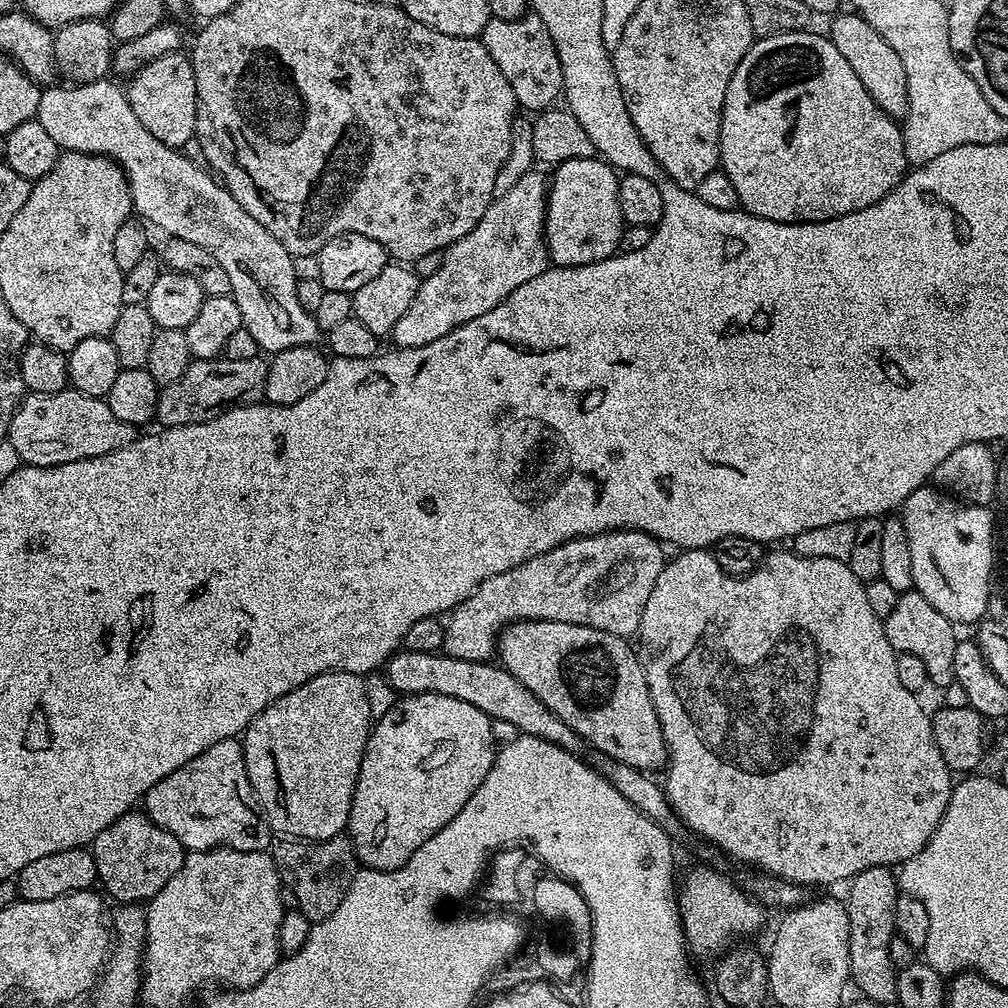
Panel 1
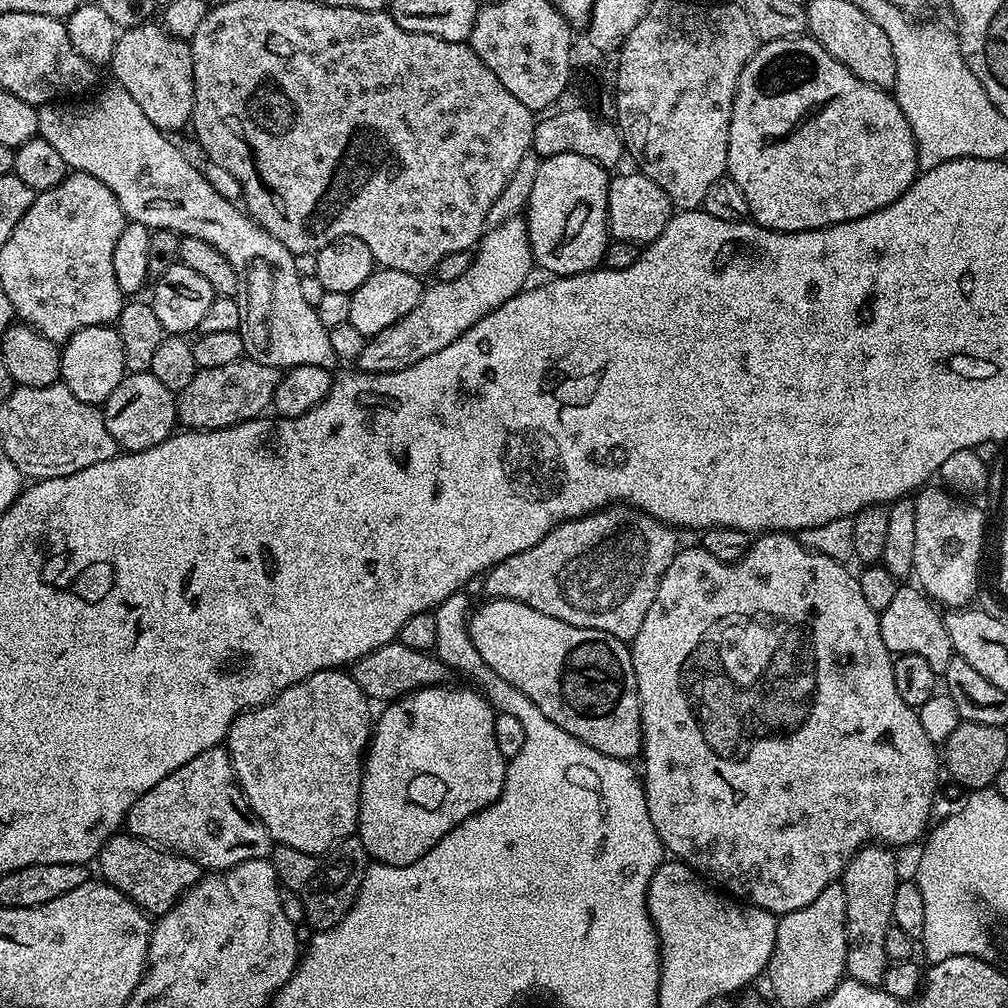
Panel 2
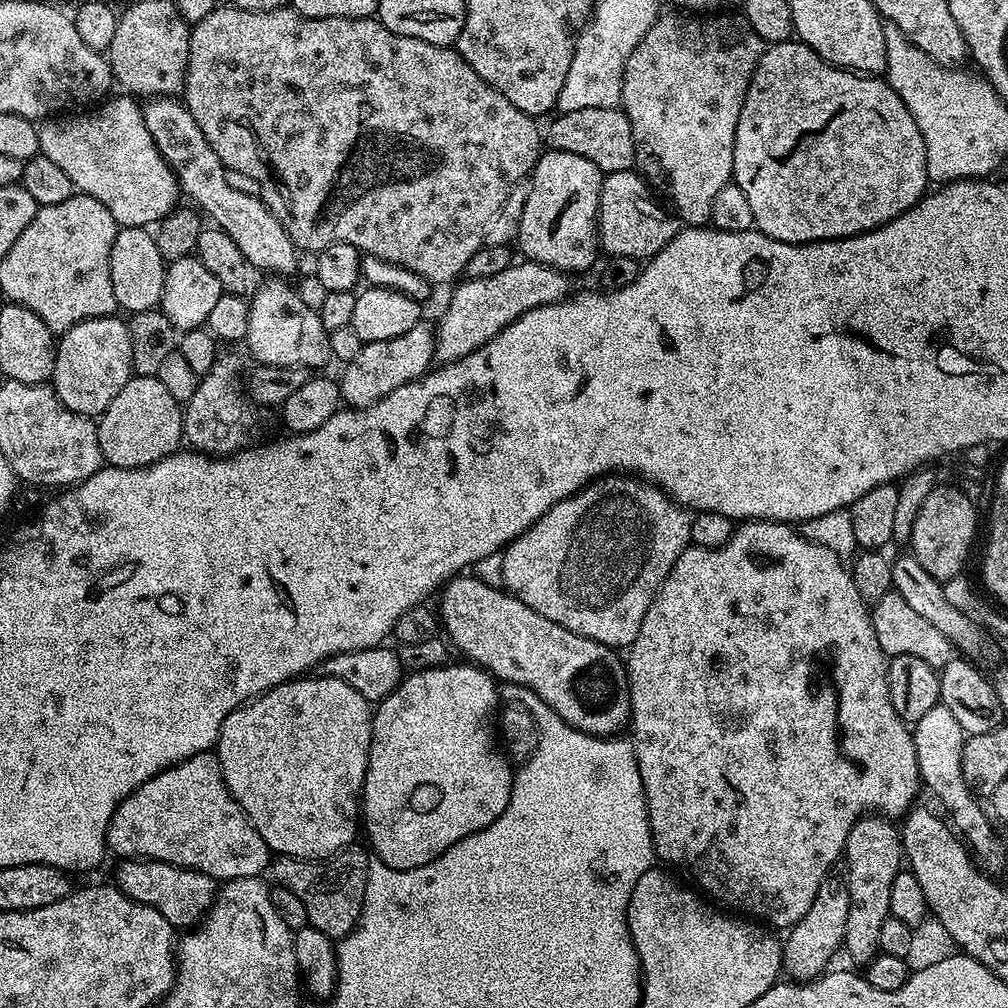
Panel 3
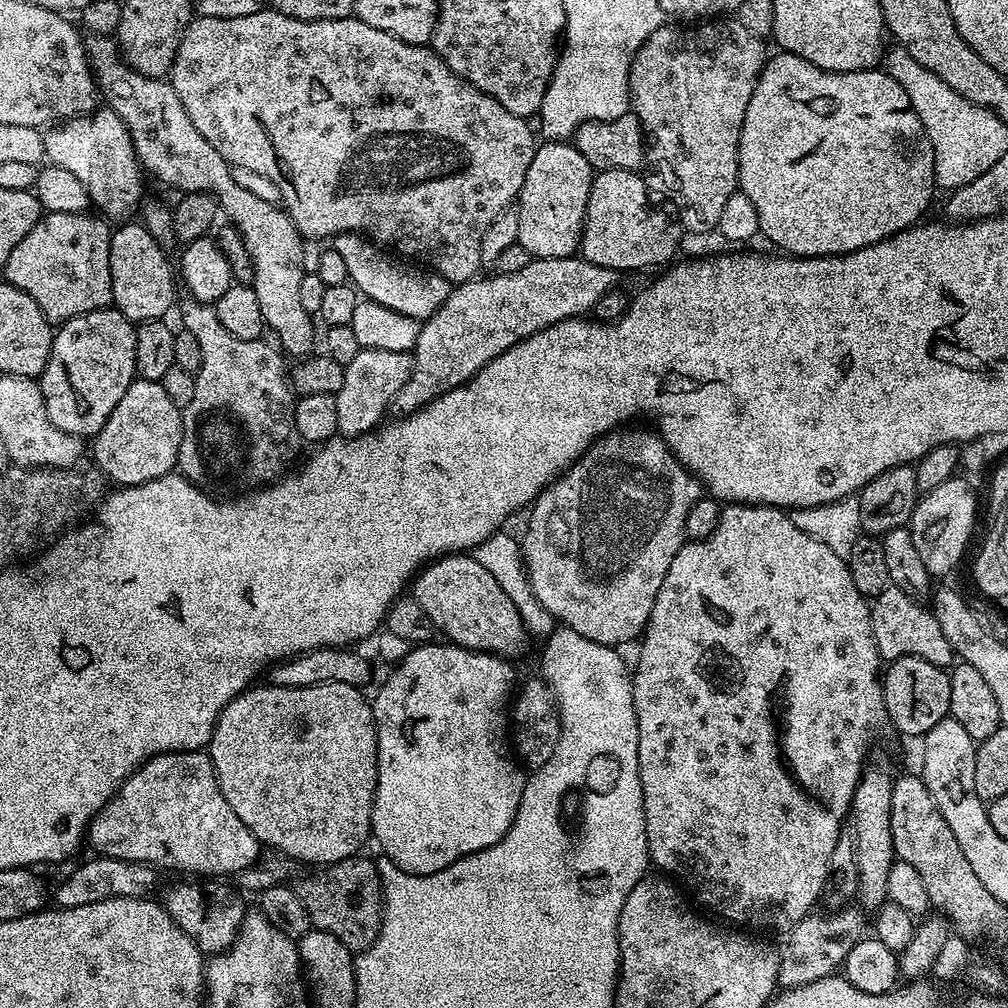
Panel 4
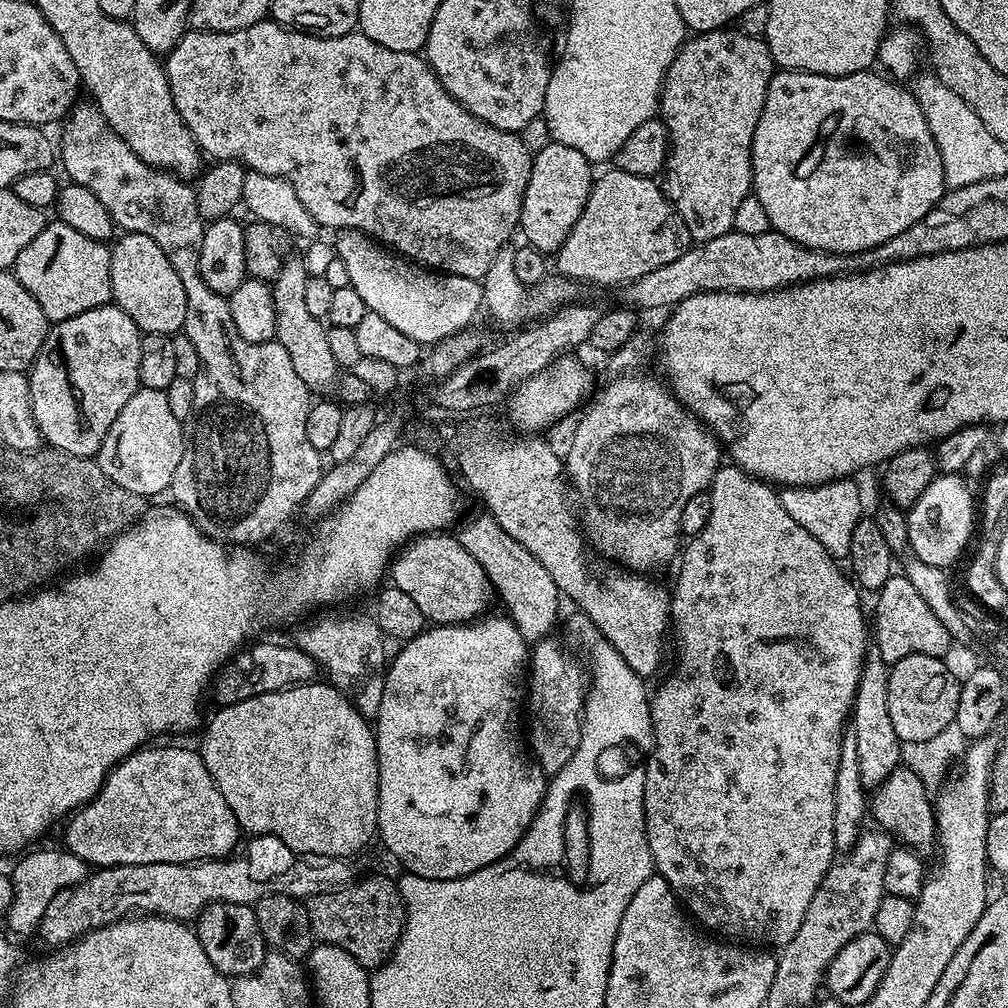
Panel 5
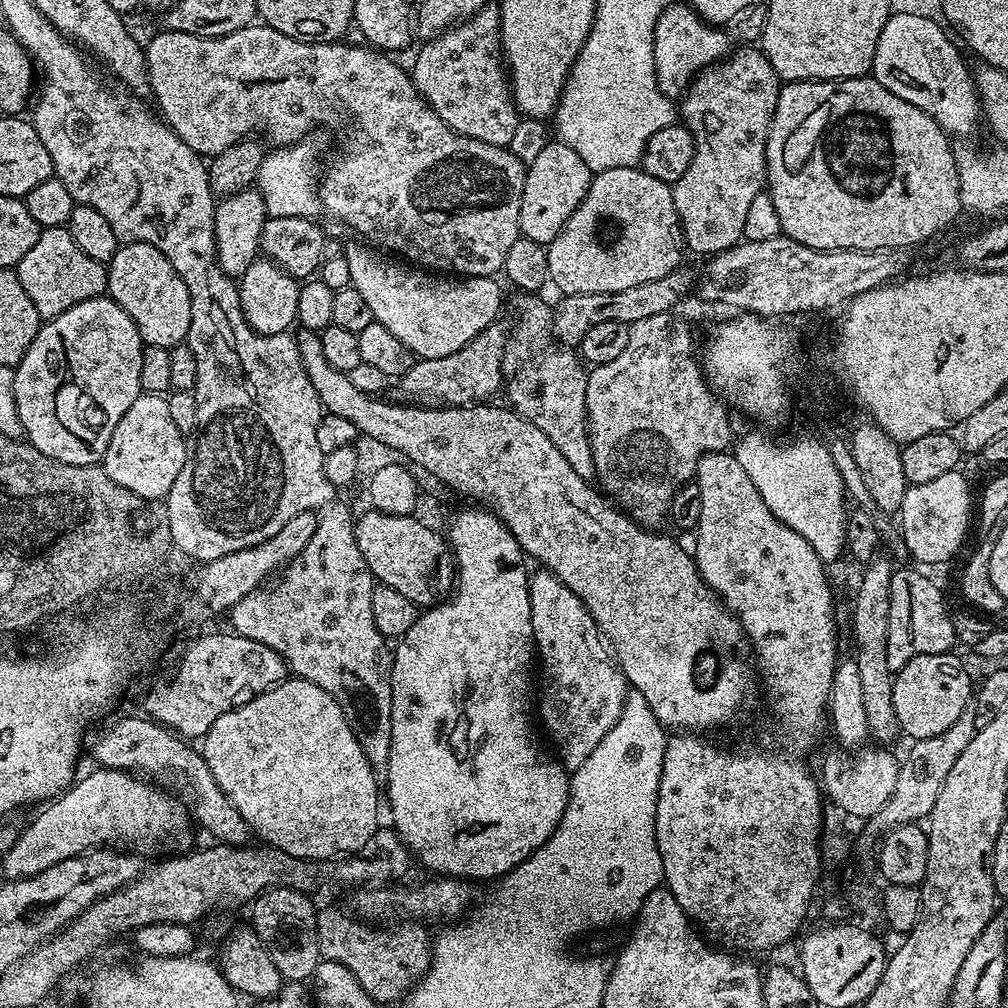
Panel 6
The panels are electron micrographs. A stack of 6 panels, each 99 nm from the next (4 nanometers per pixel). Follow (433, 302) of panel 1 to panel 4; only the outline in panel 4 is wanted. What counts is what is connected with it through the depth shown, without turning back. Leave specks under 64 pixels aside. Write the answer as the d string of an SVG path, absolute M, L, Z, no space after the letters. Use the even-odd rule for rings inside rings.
M361 348L360 353L354 357L354 362L344 365L345 382L335 395L338 406L336 430L341 437L367 436L385 419L384 411L387 413L391 409L398 390L402 390L402 386L406 386L412 377L413 359L412 352Z

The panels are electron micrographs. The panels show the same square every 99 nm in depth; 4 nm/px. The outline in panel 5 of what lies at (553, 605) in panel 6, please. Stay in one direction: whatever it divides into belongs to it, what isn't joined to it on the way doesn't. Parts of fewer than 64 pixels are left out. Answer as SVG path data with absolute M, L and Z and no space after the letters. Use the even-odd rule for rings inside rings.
M553 637L533 645L526 686L526 742L533 759L545 775L556 775L574 756L581 741L584 703L587 700L588 674L581 664L564 652Z

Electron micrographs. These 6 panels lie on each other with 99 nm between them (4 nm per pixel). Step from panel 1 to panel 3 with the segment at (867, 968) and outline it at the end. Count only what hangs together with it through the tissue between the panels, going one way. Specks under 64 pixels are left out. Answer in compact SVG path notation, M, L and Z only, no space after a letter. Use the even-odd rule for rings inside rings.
M865 814L854 822L850 834L846 838L842 863L848 867L850 882L850 914L846 918L846 934L844 935L843 951L854 963L867 966L880 952L880 937L882 922L890 915L890 890L894 886L894 878L902 871L902 861L905 859L902 847L902 832L896 828L891 819L879 814Z

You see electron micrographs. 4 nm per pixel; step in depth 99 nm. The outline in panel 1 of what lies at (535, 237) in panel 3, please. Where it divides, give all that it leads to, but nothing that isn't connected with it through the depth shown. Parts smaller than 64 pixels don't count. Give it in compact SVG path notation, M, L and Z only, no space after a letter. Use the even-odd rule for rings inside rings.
M574 158L555 165L548 185L548 209L544 215L544 242L555 267L569 268L602 262L617 255L625 230L618 202L617 169L600 158Z

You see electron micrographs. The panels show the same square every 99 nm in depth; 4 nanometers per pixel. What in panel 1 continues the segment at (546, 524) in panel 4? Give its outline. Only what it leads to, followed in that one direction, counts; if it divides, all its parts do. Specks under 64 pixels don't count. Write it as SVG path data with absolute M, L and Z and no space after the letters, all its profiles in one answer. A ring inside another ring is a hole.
M621 528L618 532L603 532L602 534L594 534L593 536L579 536L576 540L568 540L565 544L559 544L554 550L550 550L546 554L538 554L534 558L530 558L526 562L522 562L518 566L514 566L514 570L506 570L502 574L494 574L494 578L486 578L486 582L482 582L475 588L472 595L467 596L461 604L447 617L446 627L444 629L444 647L443 651L454 658L466 658L467 660L491 661L498 652L498 641L501 633L509 624L514 624L518 620L561 620L562 622L570 622L571 624L581 624L582 626L590 626L598 630L606 630L615 636L632 638L639 633L640 623L642 622L642 610L646 610L646 598L650 598L650 590L654 590L654 582L658 582L658 574L662 574L666 563L665 545L661 541L656 540L650 534L645 532L635 532L632 528Z

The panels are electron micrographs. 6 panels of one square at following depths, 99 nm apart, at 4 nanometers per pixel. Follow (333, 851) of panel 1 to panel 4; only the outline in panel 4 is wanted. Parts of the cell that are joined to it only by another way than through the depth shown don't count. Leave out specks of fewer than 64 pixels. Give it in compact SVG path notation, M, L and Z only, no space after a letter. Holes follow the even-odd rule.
M357 854L313 872L316 872L313 876L304 876L294 884L302 906L306 906L306 914L310 914L313 929L338 938L352 954L371 948L380 933L380 918L384 915L384 895L380 893L376 860Z

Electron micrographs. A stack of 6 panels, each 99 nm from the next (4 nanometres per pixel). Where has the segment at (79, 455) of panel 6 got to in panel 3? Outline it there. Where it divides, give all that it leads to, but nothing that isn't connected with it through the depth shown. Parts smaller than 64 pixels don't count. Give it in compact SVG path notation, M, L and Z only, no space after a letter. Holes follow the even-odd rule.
M113 314L83 320L59 337L50 384L56 390L56 397L74 414L99 418L106 406L114 402L118 390L122 390L134 375L130 330L118 317Z

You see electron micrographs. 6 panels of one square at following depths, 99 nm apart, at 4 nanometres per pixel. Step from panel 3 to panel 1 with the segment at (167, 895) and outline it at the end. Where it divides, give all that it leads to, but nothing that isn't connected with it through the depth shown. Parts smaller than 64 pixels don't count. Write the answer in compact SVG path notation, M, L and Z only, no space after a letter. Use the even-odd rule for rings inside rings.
M140 810L122 814L110 822L110 826L106 826L106 830L92 840L90 851L96 867L96 879L101 885L104 883L103 891L120 904L135 905L156 897L162 886L166 886L166 882L182 870L186 855L182 842L178 842L170 830L162 830L162 826L155 824Z

